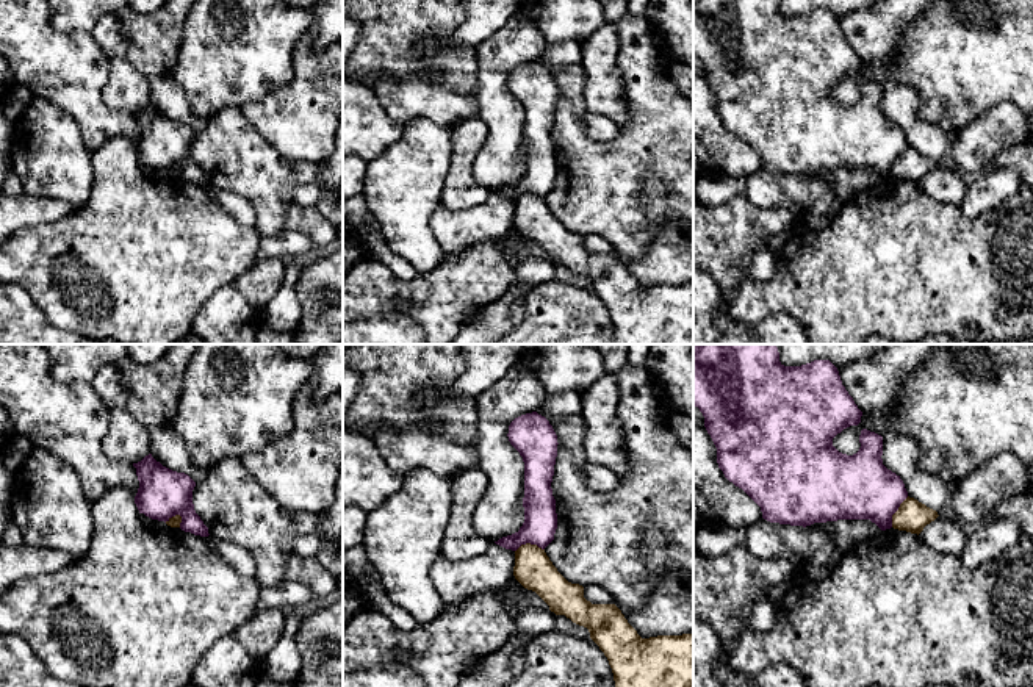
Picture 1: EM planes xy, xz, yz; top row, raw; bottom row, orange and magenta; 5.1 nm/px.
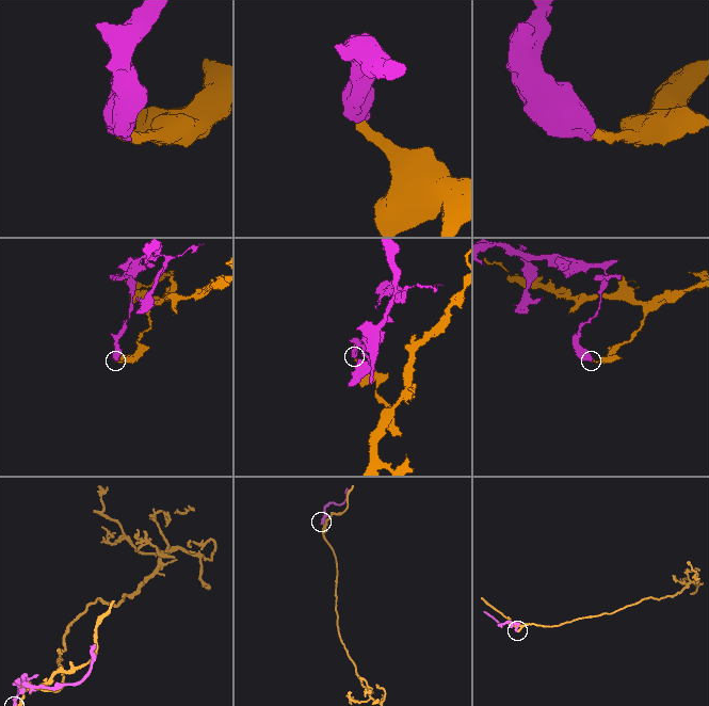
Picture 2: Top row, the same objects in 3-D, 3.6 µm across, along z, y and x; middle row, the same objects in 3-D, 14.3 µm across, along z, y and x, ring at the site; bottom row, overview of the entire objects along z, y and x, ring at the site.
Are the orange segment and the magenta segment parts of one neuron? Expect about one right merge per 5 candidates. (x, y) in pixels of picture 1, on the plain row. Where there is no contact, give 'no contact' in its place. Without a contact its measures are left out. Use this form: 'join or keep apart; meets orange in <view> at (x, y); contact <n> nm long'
keep apart; meets orange in yz at (896, 161); contact 180 nm long

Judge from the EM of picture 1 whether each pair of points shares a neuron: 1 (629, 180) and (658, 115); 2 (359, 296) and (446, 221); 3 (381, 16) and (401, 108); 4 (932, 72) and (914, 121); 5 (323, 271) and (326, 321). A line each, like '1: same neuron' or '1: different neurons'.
1: same neuron
2: different neurons
3: different neurons
4: different neurons
5: same neuron

